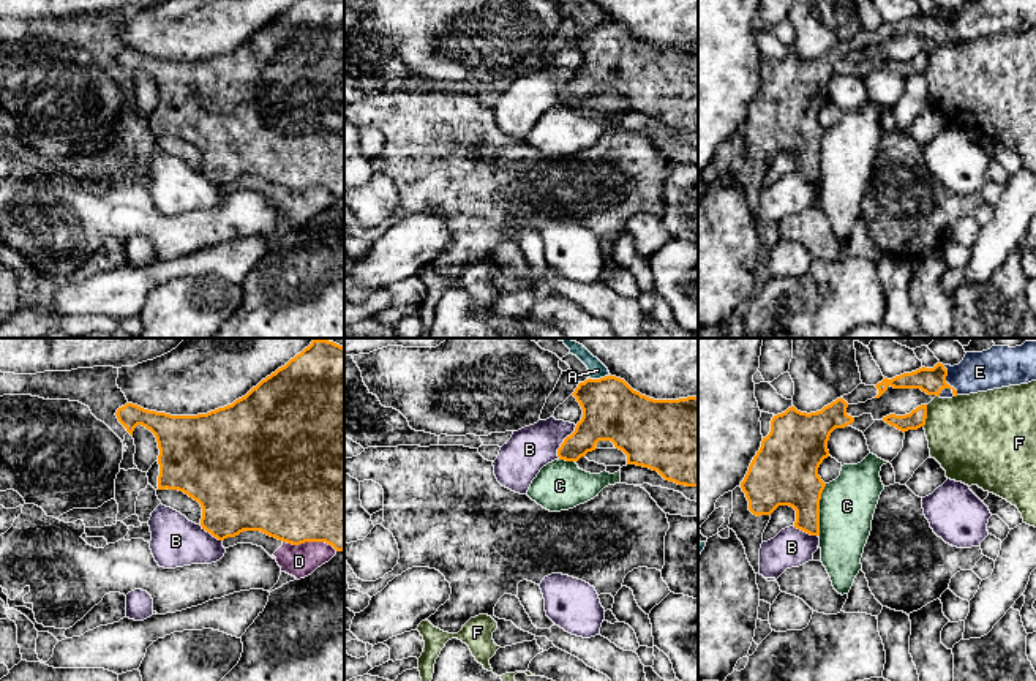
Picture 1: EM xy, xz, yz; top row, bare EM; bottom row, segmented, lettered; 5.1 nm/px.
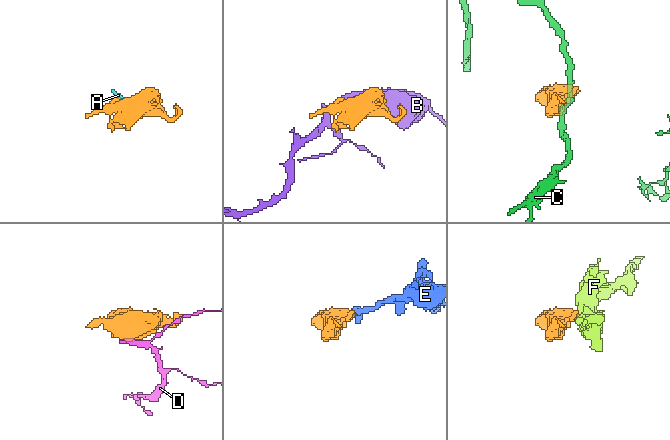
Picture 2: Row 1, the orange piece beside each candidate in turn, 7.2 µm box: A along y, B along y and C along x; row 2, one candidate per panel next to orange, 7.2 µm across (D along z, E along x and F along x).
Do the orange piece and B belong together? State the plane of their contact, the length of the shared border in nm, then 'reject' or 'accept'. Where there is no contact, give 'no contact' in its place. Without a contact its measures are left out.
contact in xz; length 200 nm; reject

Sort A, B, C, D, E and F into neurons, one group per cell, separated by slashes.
A D / B / C / E / F

